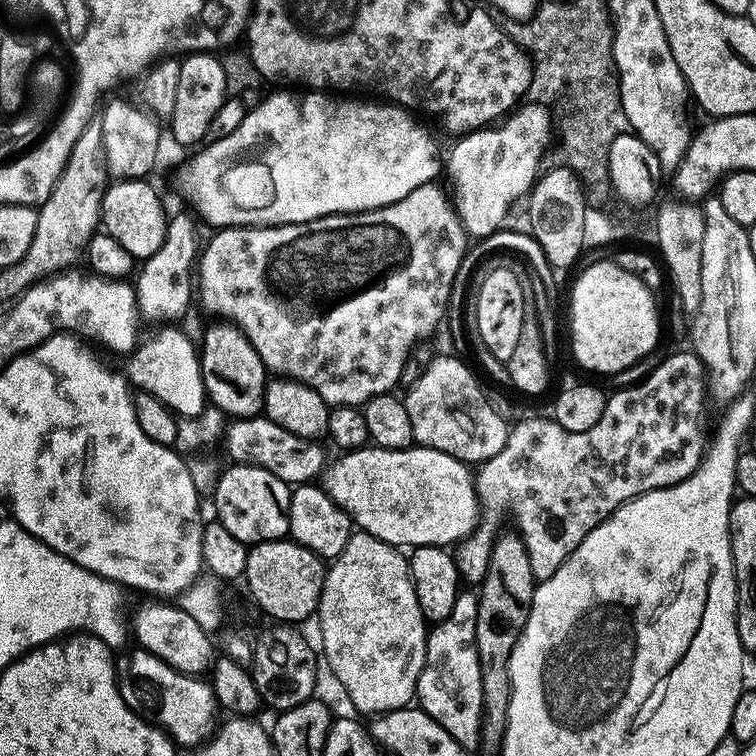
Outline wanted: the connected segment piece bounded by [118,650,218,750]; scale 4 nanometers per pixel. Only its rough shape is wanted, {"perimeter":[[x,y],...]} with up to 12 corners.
{"perimeter":[[149,652],[118,668],[134,709],[156,707],[159,727],[192,750],[218,724],[207,679]]}

